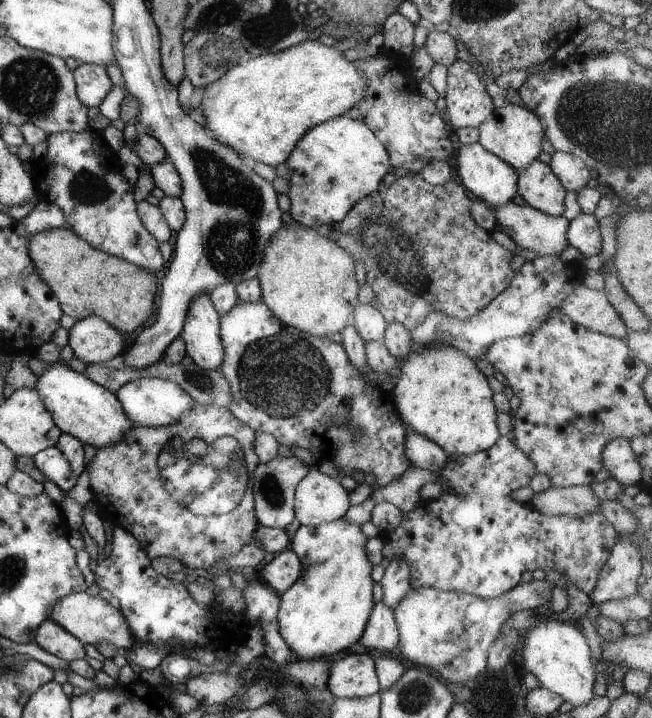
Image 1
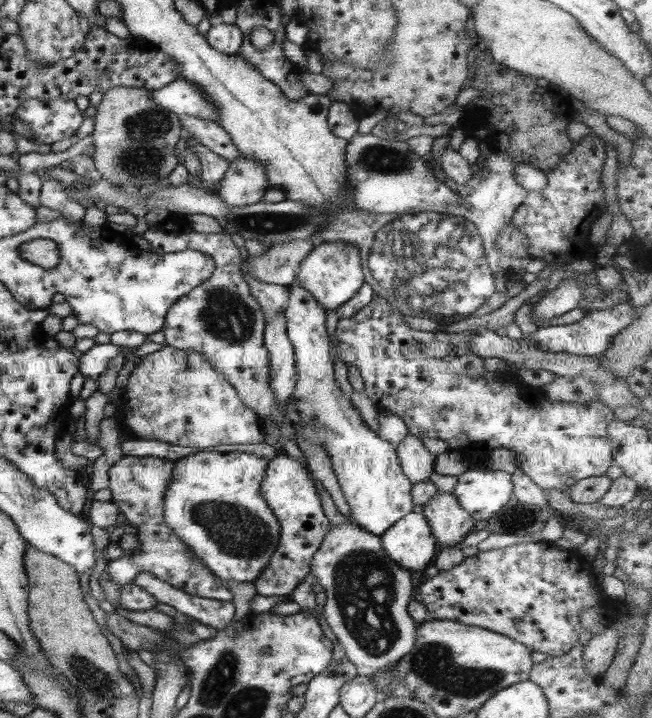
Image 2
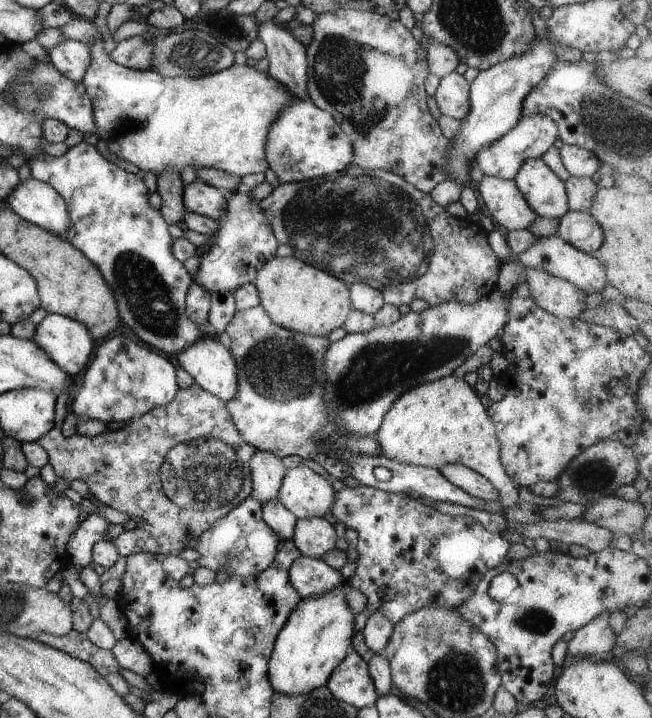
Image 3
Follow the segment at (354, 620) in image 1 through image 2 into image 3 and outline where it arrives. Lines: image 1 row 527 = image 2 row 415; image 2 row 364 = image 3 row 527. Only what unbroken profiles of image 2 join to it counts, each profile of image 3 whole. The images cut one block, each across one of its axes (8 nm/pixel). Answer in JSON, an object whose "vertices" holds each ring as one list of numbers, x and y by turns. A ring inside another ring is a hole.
{"vertices":[[314,517,297,519,291,539,301,555,321,559,336,549,339,536,326,518]]}

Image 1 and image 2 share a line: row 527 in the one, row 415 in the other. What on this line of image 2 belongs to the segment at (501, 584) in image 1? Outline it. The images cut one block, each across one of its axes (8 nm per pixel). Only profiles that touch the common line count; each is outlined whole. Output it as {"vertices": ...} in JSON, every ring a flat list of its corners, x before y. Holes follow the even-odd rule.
{"vertices":[[376,295,376,298,364,306,362,310,354,313,350,317,339,319,337,322,337,328,335,331,336,339,334,341,334,348,338,352,338,356,342,362,347,365,356,366,360,372,360,376,364,381,364,390,366,396,376,404,376,408,384,410,386,412,392,412,404,420,409,432,418,438,436,438,444,440,451,450,468,451,475,448,506,448,517,452,521,458,520,469,540,488,546,489,558,489,568,493,570,487,574,483,579,482,584,478,591,478,597,475,603,475,608,468,614,464,613,461,613,448,611,446,609,435,607,432,608,426,615,420,613,416,613,410,608,406,605,406,598,400,593,400,590,404,578,405,571,403,560,403,545,398,542,391,534,389,534,392,530,392,530,389,519,389,513,384,496,384,494,380,498,378,497,372,488,371,484,367,484,360,482,356,476,356,470,346,468,346,468,337,470,333,474,333,474,330,466,330,464,332,450,333,445,330,429,332,422,330,415,330,409,326,409,324,403,321,404,315,399,312,398,308,392,306,386,298]]}

